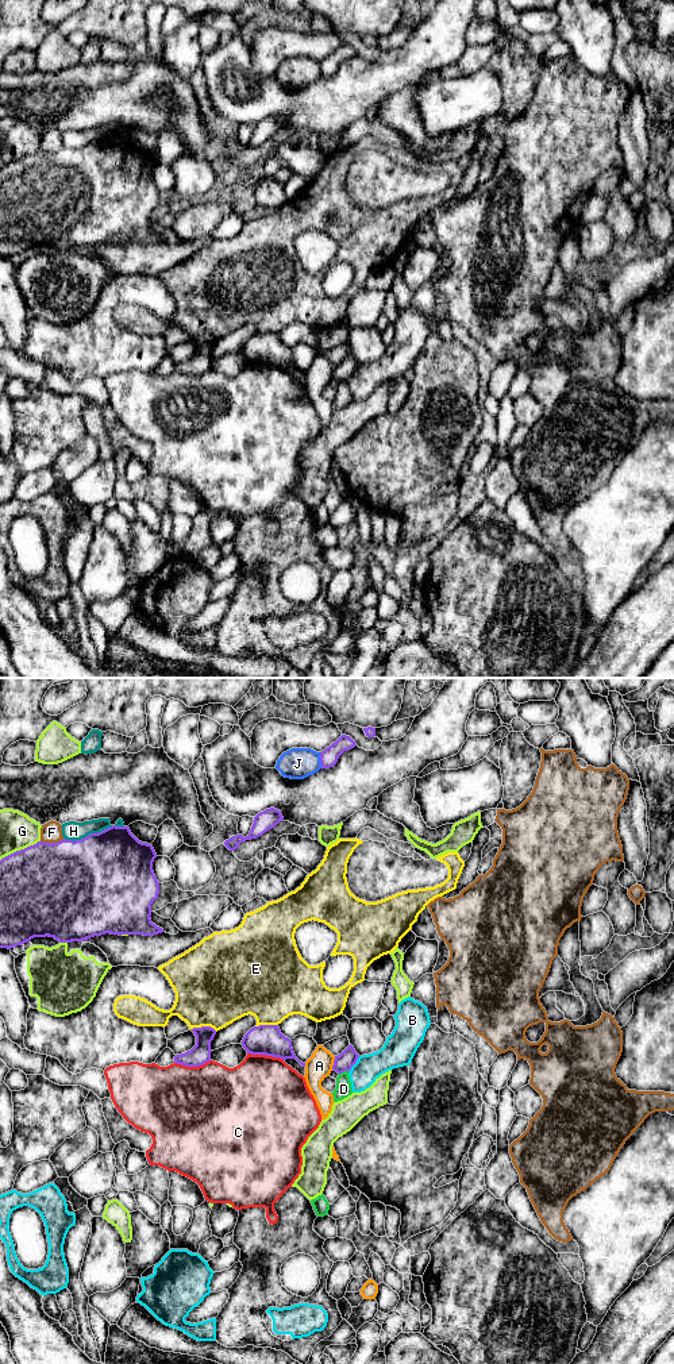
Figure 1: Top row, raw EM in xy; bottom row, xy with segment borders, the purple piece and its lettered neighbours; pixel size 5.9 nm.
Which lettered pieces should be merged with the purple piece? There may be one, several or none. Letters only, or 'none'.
none

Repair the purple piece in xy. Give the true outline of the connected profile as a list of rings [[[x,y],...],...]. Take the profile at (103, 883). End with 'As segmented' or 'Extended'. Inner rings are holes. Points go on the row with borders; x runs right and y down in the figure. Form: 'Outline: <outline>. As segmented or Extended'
Outline: [[[112,825],[81,840],[38,841],[0,860],[0,948],[14,948],[34,937],[54,937],[59,943],[84,941],[105,933],[154,936],[163,929],[151,922],[151,903],[159,882],[153,871],[157,854],[139,841],[128,827]]]. As segmented

